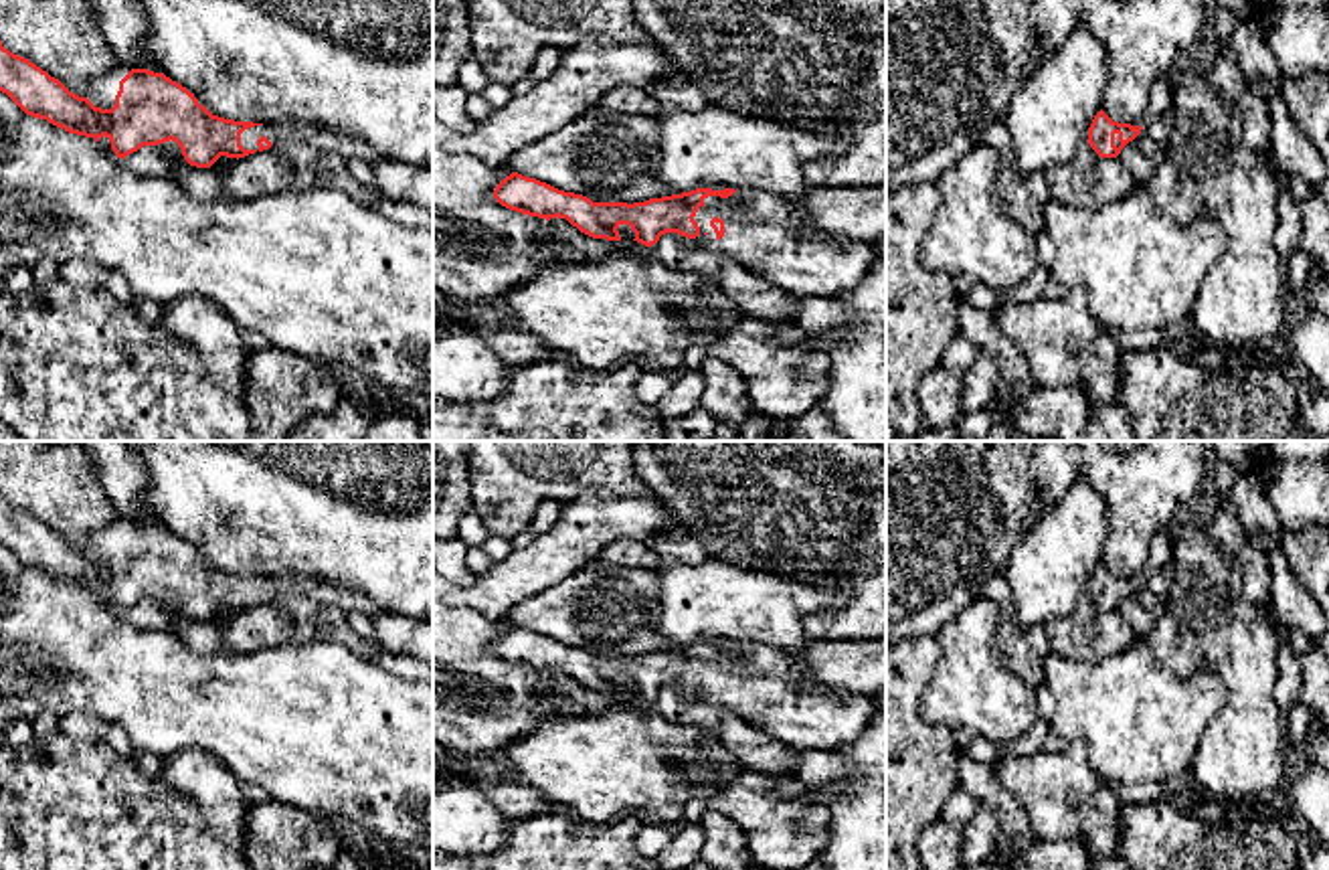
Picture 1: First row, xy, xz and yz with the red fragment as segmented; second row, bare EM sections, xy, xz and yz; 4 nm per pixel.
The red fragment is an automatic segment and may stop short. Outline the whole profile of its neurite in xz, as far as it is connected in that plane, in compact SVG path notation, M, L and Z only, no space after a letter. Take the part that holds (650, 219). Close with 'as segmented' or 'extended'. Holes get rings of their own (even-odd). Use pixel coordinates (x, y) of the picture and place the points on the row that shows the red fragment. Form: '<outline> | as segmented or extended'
M512 172L494 190L494 198L516 212L538 219L566 219L593 239L621 241L619 227L629 225L637 243L651 247L666 233L700 239L710 251L720 253L775 287L797 297L835 299L860 285L876 261L874 245L829 239L811 231L789 198L750 188L696 188L682 194L649 198L645 202L593 202L574 192L558 190L536 178Z | extended

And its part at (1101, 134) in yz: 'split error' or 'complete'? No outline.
split error

